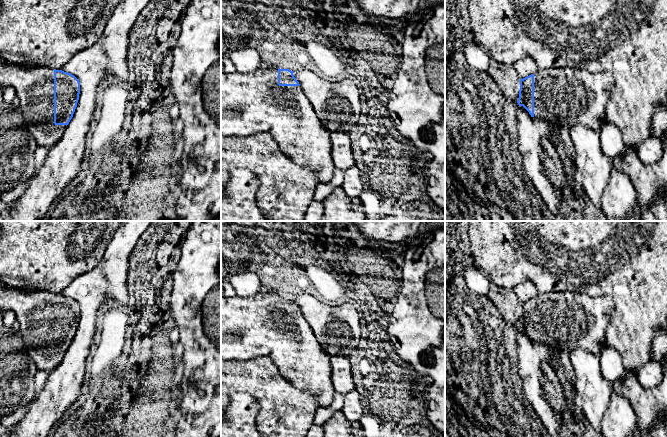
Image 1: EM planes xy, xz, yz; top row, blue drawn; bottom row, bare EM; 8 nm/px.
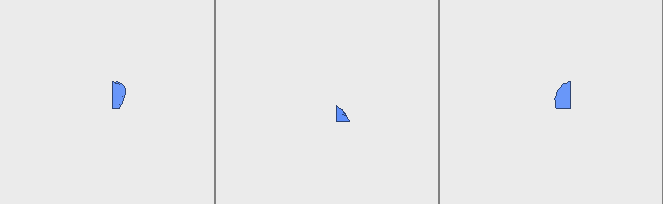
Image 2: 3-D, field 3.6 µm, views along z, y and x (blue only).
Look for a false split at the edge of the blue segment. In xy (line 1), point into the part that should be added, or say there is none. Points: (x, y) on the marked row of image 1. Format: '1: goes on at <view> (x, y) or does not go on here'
1: goes on at xy (34, 86)

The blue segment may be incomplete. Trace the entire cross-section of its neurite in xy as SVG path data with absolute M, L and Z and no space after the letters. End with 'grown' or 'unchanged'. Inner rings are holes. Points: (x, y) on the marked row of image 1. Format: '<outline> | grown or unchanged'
M0 57L0 87L7 86L15 89L25 127L37 145L55 145L77 107L79 80L62 70L25 67Z | grown

